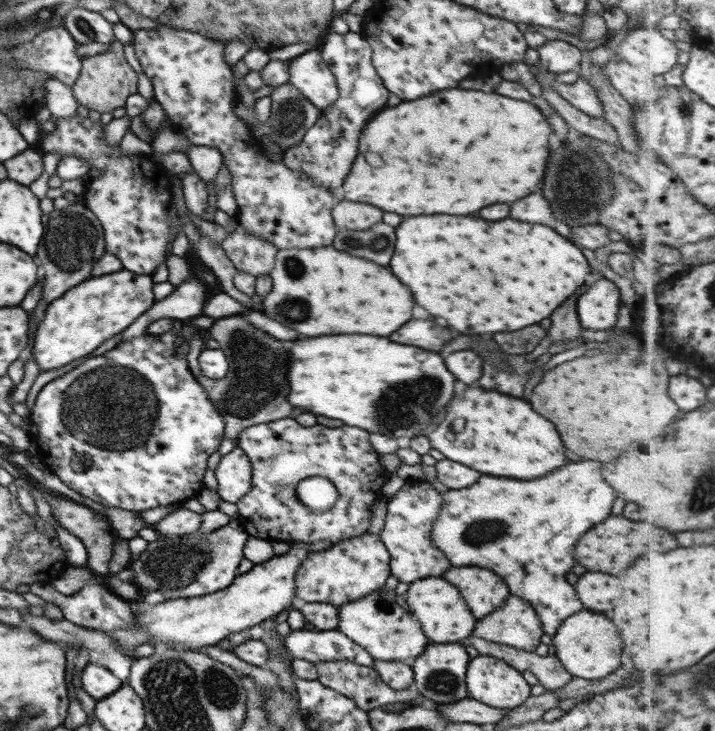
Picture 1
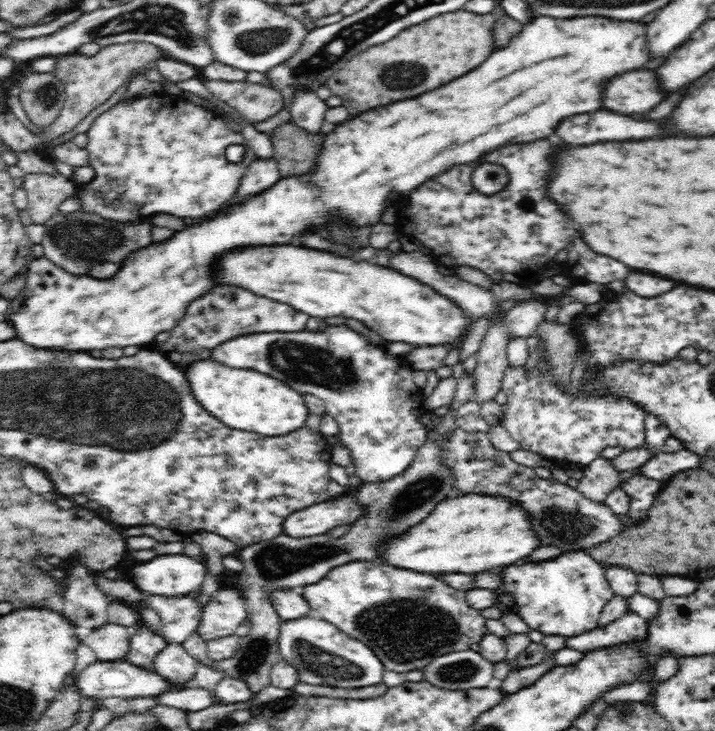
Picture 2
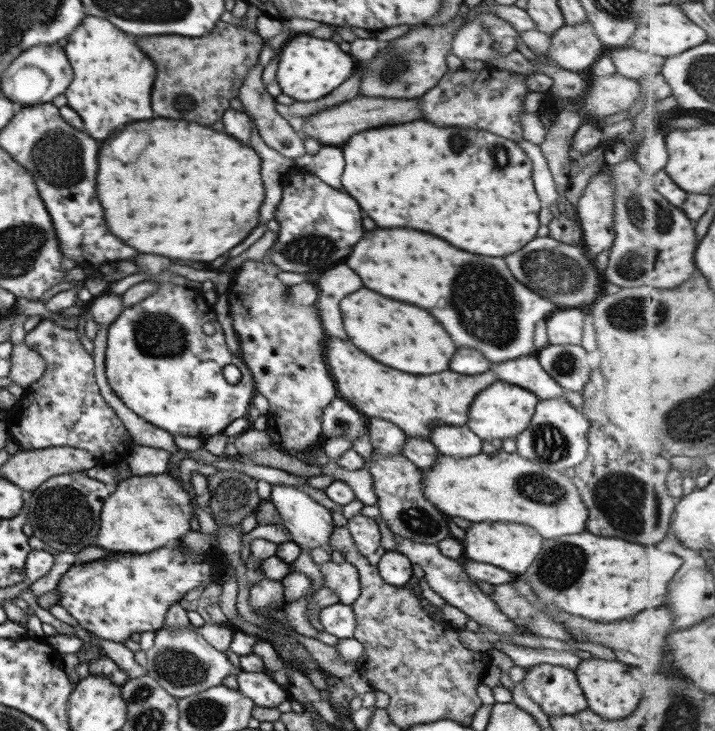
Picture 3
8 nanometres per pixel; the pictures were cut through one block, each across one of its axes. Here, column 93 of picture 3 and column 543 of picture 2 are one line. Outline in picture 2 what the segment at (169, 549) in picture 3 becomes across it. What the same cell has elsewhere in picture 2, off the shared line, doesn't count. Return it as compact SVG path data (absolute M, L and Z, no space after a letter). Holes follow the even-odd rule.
M587 550L566 551L558 558L541 560L538 562L514 563L502 568L499 574L499 585L494 588L497 596L509 594L513 598L513 606L510 612L517 614L527 625L530 631L538 631L544 636L564 636L574 638L590 633L597 628L597 622L602 614L602 610L612 598L615 592L612 590L608 579L606 579L606 569L594 560Z

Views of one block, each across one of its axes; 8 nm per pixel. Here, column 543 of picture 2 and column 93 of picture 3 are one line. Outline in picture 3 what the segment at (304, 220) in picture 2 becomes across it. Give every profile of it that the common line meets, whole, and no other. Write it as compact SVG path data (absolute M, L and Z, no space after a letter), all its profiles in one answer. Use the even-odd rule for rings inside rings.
M87 15L66 36L67 44L62 47L73 70L73 78L63 94L67 98L66 105L79 114L85 134L95 140L105 140L123 124L153 116L149 106L155 76L153 64L139 52L133 38L125 34L111 22Z

